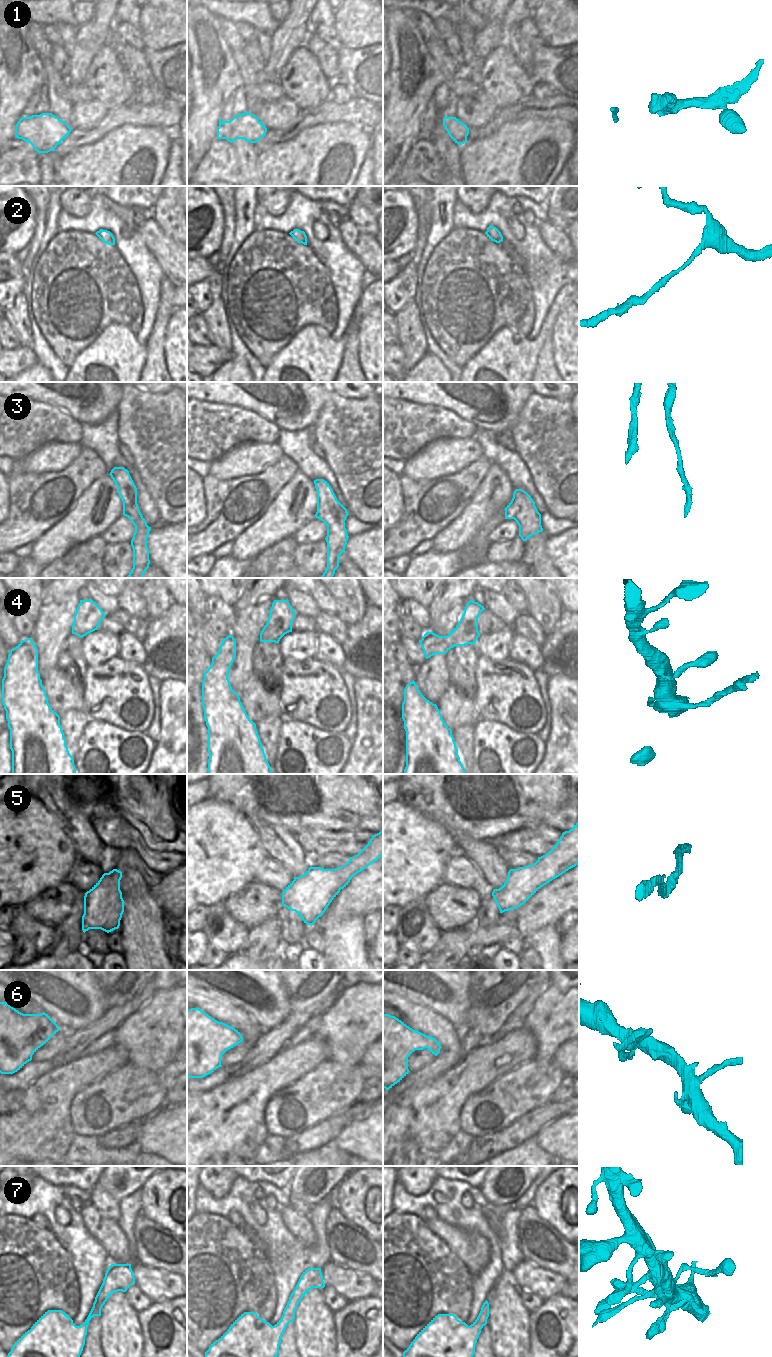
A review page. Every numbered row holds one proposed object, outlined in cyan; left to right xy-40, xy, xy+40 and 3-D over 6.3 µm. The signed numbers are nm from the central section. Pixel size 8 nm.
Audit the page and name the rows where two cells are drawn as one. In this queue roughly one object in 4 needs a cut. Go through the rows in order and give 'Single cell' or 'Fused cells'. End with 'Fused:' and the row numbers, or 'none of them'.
1: Single cell
2: Single cell
3: Fused cells
4: Single cell
5: Single cell
6: Single cell
7: Single cell
Fused: 3

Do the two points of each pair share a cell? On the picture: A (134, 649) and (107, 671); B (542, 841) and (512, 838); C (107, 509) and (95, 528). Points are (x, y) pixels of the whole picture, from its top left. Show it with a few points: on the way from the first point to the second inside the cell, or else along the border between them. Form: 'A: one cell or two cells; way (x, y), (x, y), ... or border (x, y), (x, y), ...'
A: two cells; border (118, 655), (141, 666)
B: one cell; way (535, 840), (519, 840)
C: one cell; way (105, 514), (100, 523)

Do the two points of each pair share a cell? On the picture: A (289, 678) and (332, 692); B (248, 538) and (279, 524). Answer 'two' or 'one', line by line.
A: one
B: one

